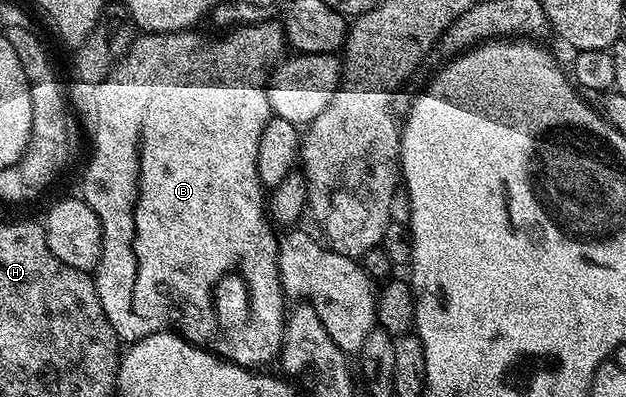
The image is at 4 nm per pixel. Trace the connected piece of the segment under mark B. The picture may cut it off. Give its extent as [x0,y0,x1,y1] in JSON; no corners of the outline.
[80,20,288,368]

